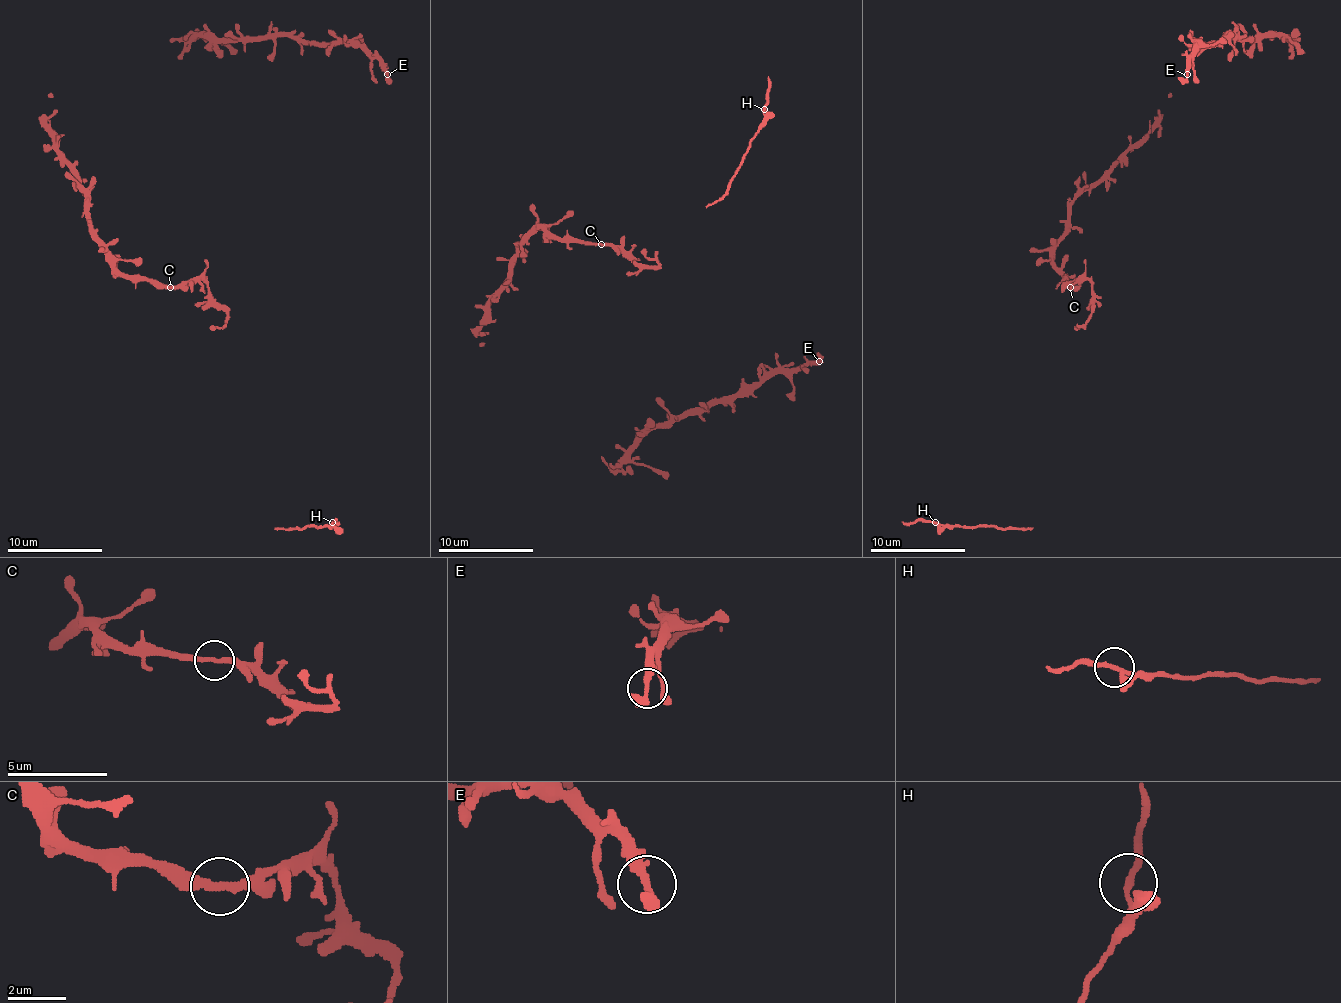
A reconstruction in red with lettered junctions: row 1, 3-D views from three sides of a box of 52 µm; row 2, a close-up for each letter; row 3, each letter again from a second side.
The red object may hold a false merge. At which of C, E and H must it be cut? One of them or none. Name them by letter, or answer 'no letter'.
no letter

